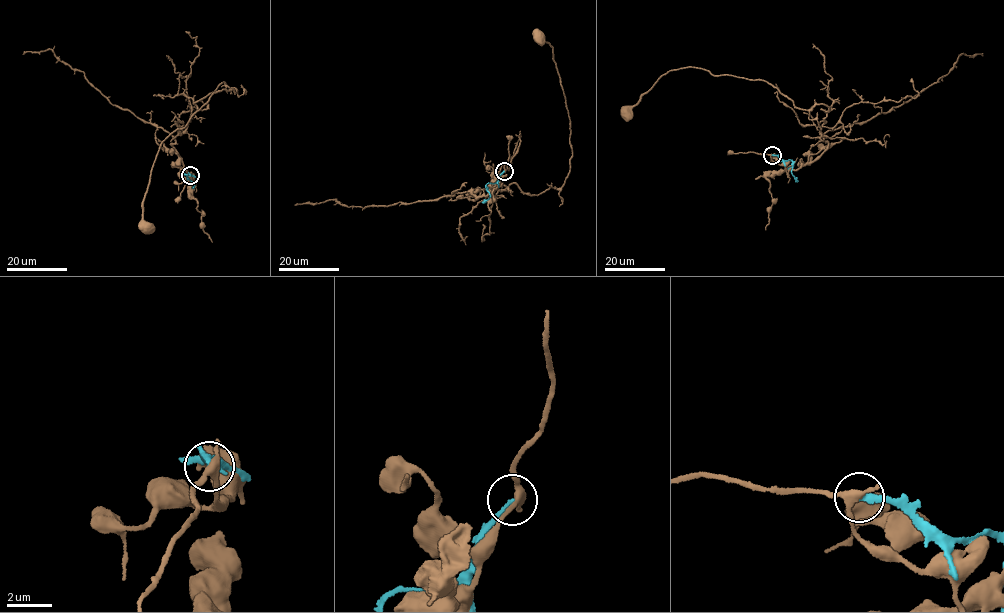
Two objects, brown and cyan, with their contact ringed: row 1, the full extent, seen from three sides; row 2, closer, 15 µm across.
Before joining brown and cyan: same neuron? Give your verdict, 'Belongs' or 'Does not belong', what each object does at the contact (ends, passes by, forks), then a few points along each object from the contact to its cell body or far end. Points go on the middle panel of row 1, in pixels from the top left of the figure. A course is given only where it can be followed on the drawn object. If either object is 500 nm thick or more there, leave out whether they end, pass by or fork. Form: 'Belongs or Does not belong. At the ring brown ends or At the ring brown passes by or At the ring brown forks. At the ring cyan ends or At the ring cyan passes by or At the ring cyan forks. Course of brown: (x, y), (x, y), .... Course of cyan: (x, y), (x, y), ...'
Does not belong. At the ring brown forks. At the ring cyan ends. Course of brown: (504, 171), (470, 199), (514, 183), (539, 194), (569, 171), (568, 110), (553, 47), (537, 34). Course of cyan: (503, 171), (494, 183), (486, 185), (490, 195), (482, 202)

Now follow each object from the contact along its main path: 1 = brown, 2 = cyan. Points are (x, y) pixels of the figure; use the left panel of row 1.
1: (190, 175), (171, 144), (194, 103), (224, 82), (234, 93), (214, 93), (160, 145), (144, 227)
2: (190, 175), (183, 175), (194, 182), (191, 187)

